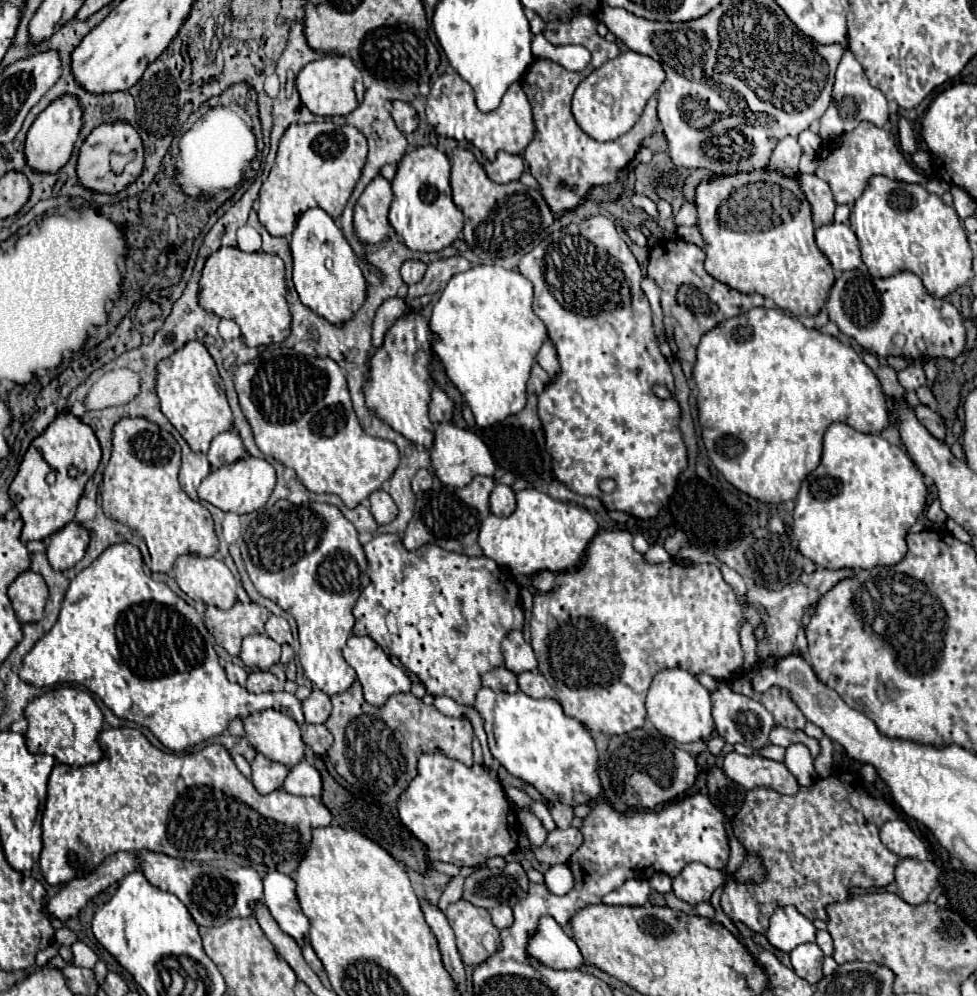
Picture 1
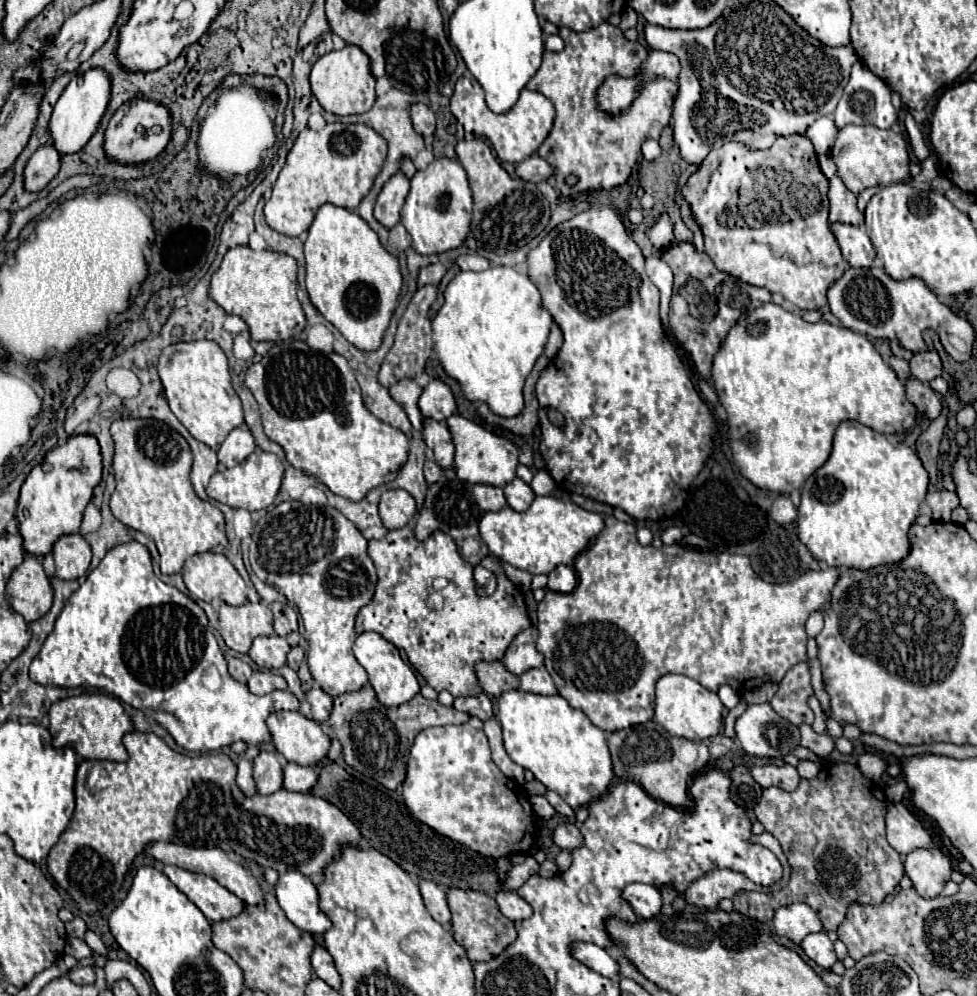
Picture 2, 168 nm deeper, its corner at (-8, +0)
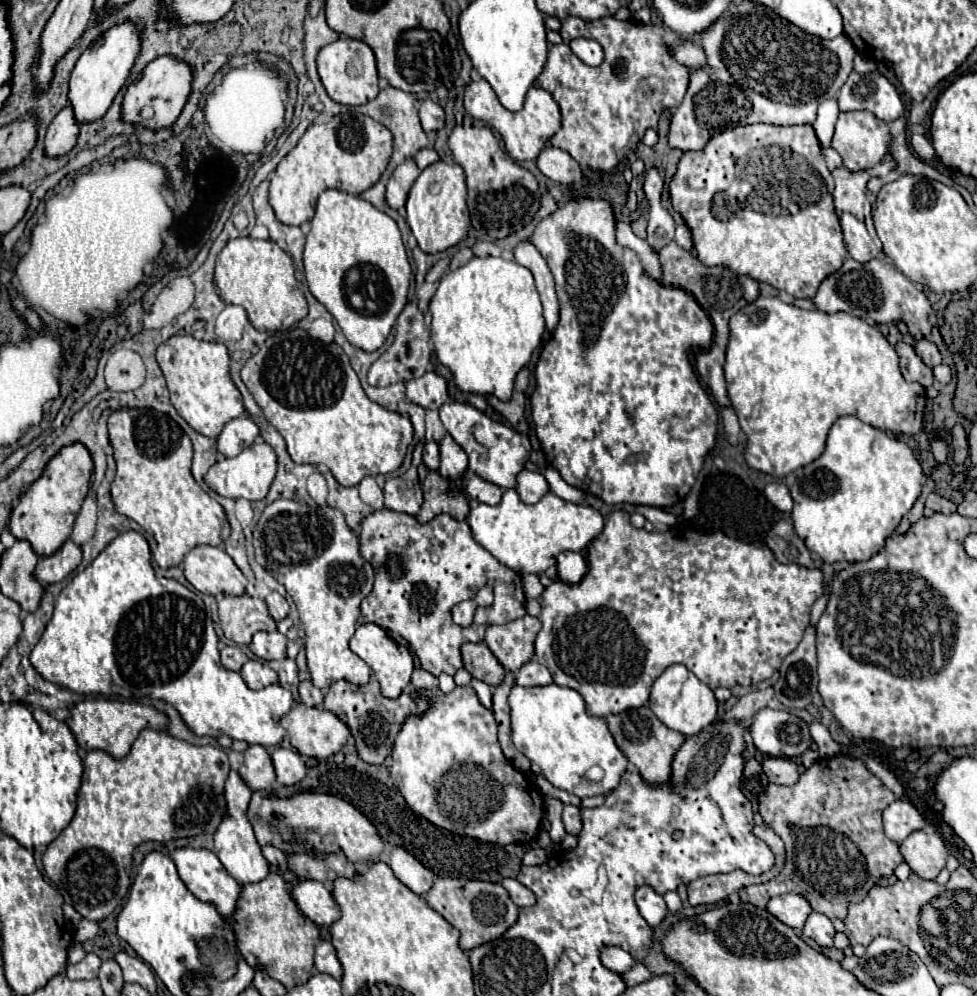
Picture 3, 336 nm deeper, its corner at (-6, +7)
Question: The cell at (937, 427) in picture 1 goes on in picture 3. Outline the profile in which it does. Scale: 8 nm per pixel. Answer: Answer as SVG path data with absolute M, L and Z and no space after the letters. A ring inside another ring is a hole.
M899 341L895 345L897 355L901 359L901 373L907 381L917 381L923 387L929 387L933 383L933 371L931 367L927 367L923 363L923 359L919 359L917 351L913 345L907 345L905 341Z

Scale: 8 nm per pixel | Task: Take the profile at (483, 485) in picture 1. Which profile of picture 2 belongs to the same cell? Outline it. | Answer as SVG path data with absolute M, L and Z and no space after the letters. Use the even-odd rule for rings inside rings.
M475 484L473 486L473 498L483 512L501 510L507 504L505 496L503 496L503 488L489 486L489 484Z

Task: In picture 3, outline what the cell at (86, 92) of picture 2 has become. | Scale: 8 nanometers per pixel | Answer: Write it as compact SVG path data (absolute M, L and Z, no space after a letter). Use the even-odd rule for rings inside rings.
M131 19L113 25L85 49L69 79L69 103L73 105L75 119L79 123L95 121L107 113L111 101L123 87L135 59L139 57L139 51L141 51L141 29Z

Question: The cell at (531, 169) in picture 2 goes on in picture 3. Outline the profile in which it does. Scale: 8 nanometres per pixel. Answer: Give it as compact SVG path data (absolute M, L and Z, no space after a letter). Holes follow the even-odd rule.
M547 145L539 159L537 159L537 167L555 183L563 183L563 185L573 185L585 179L579 163L563 149L557 149L553 145Z

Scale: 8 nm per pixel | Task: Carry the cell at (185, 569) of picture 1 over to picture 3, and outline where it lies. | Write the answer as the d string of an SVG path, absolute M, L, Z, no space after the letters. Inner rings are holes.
M199 545L183 559L187 581L201 593L243 595L247 579L223 547Z

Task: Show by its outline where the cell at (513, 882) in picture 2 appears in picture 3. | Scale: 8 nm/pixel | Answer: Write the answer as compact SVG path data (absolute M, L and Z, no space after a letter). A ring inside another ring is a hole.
M533 847L525 853L523 857L523 865L541 865L547 861L547 851L541 847Z

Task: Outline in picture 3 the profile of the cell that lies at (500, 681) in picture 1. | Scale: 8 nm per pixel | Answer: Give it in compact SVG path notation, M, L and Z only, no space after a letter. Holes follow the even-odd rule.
M485 641L463 643L461 645L461 657L463 657L463 667L473 677L485 681L491 687L497 687L503 681L505 669L495 659L495 655L489 651L489 647L487 647Z

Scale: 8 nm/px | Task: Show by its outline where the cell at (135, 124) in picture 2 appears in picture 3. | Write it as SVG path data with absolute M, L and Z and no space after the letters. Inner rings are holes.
M161 55L157 59L153 59L145 69L143 73L139 75L139 79L135 79L129 87L127 87L127 93L125 93L125 99L123 99L123 119L129 121L129 123L143 123L141 121L141 109L145 105L151 105L155 115L153 119L147 119L147 127L157 131L157 129L165 129L165 127L171 127L175 123L175 119L179 117L183 105L187 103L189 99L189 93L191 93L191 79L193 79L193 71L191 67L187 67L185 61L181 59L175 59L173 55Z

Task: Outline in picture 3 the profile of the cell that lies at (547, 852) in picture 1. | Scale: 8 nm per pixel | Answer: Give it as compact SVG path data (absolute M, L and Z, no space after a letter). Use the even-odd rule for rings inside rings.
M565 805L565 809L563 809L563 825L565 825L567 833L579 835L579 831L581 831L581 813L579 813L579 807Z

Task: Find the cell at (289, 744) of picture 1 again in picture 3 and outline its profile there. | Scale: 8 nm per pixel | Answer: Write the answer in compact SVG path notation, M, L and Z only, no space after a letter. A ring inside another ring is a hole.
M303 703L295 705L283 719L281 719L291 745L307 757L315 757L315 759L327 759L335 753L339 753L343 749L343 745L347 743L351 731L349 727L331 711L325 709L317 709L317 707L305 707Z

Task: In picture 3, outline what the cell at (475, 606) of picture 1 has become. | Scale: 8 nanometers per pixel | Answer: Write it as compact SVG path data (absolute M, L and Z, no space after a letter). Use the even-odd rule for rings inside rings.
M379 509L367 515L361 521L361 555L375 571L375 585L373 591L361 601L361 623L377 623L383 629L389 629L391 633L401 635L409 647L415 651L415 655L421 661L421 667L433 675L439 677L439 673L455 675L457 669L463 667L461 661L461 645L469 641L481 641L485 627L491 623L509 623L513 619L521 619L525 615L525 593L521 575L499 563L489 551L485 551L471 535L471 529L467 521L457 521L447 513L437 515L433 521L421 525L413 515L397 513L391 509ZM489 585L495 591L495 601L489 607L477 607L475 619L469 627L459 627L453 623L451 607L473 599L477 591Z

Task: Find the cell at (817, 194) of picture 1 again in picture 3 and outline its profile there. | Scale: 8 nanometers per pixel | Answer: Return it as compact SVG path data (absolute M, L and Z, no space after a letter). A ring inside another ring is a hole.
M891 159L871 167L871 171L853 173L847 167L835 169L833 171L833 179L835 179L835 191L833 191L835 209L839 213L851 213L859 221L863 221L863 205L865 205L867 181L871 177L885 177L885 175L891 173L891 169L893 169Z

